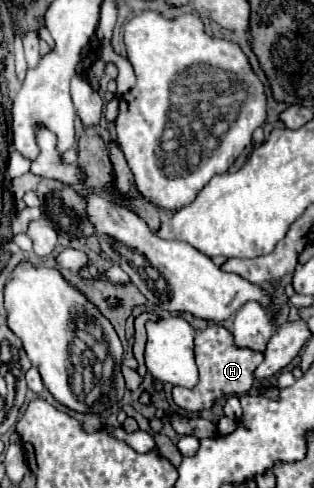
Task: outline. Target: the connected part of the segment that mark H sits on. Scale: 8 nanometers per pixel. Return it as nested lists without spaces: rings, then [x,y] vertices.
[[[207,326],[205,330],[195,334],[195,360],[199,366],[199,382],[193,388],[173,388],[173,402],[189,412],[203,412],[213,408],[213,404],[227,396],[243,396],[249,394],[255,378],[253,370],[263,362],[261,352],[253,352],[251,348],[237,348],[233,344],[233,332],[223,326]]]

